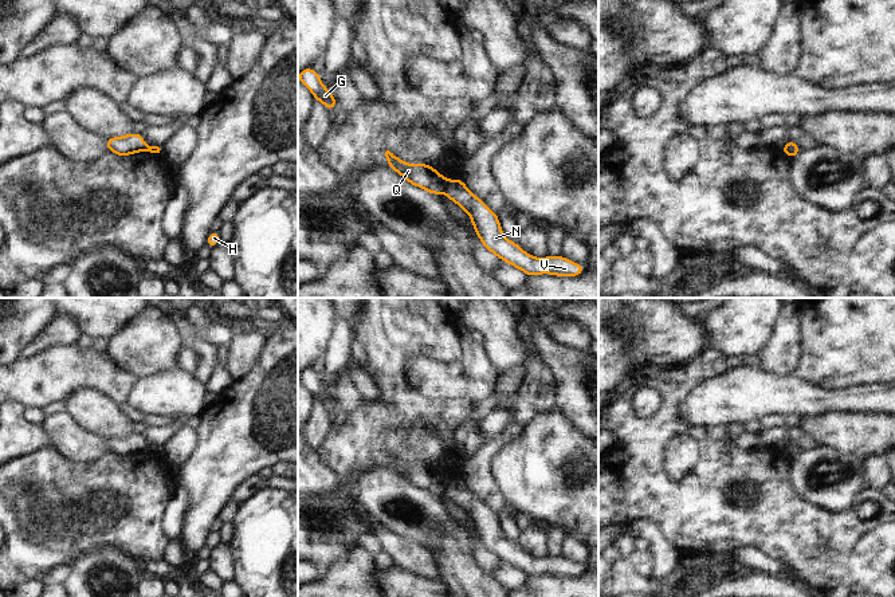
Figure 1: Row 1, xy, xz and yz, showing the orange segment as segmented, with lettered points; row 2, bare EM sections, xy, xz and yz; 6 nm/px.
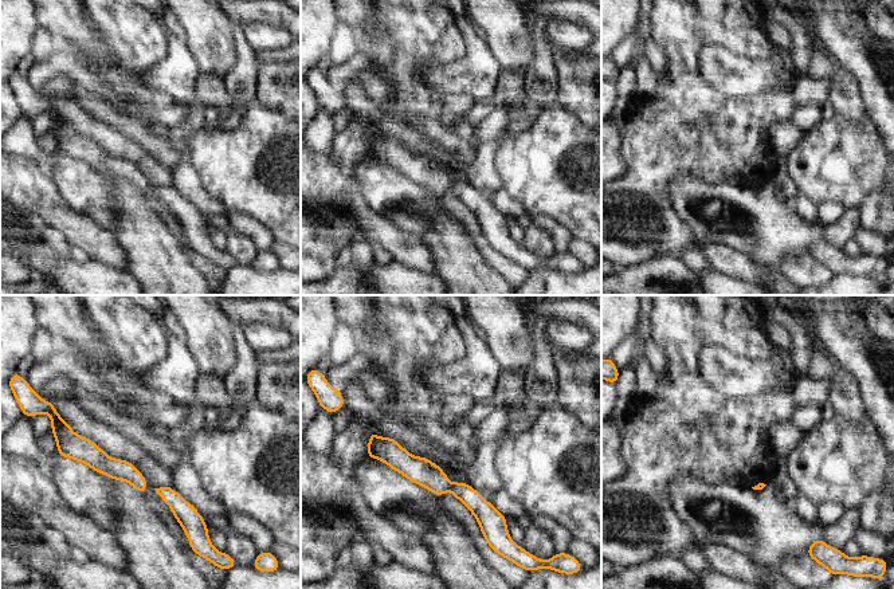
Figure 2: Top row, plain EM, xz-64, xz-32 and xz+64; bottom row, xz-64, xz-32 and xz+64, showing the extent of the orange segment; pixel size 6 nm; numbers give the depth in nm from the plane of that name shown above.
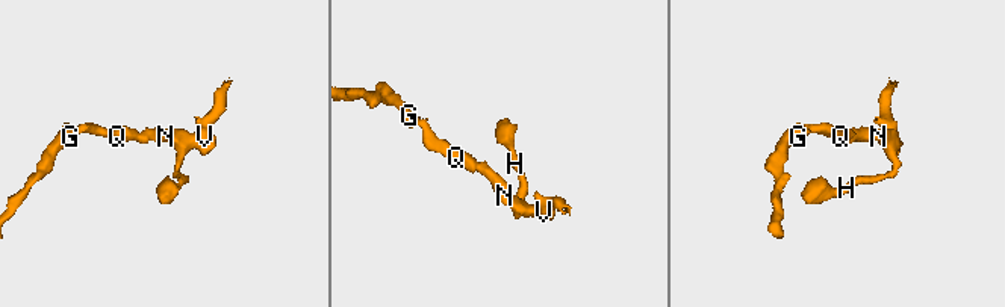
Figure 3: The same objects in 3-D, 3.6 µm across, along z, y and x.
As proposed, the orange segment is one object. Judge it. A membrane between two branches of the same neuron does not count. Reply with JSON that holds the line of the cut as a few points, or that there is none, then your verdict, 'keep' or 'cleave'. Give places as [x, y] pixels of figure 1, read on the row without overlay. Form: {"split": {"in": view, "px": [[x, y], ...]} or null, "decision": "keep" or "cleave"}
{"split": {"in": "xz", "px": [[448, 480], [443, 491]]}, "decision": "cleave"}

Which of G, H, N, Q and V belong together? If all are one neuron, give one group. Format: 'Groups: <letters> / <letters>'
Groups: G Q / H N V

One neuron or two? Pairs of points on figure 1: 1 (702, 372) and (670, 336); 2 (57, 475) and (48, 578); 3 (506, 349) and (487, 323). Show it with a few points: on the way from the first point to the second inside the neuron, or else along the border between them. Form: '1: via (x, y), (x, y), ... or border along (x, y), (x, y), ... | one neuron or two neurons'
1: border along (706, 345), (691, 360), (664, 368) | two neurons
2: border along (66, 564), (58, 564), (39, 581) | two neurons
3: via (505, 342), (494, 330) | one neuron

